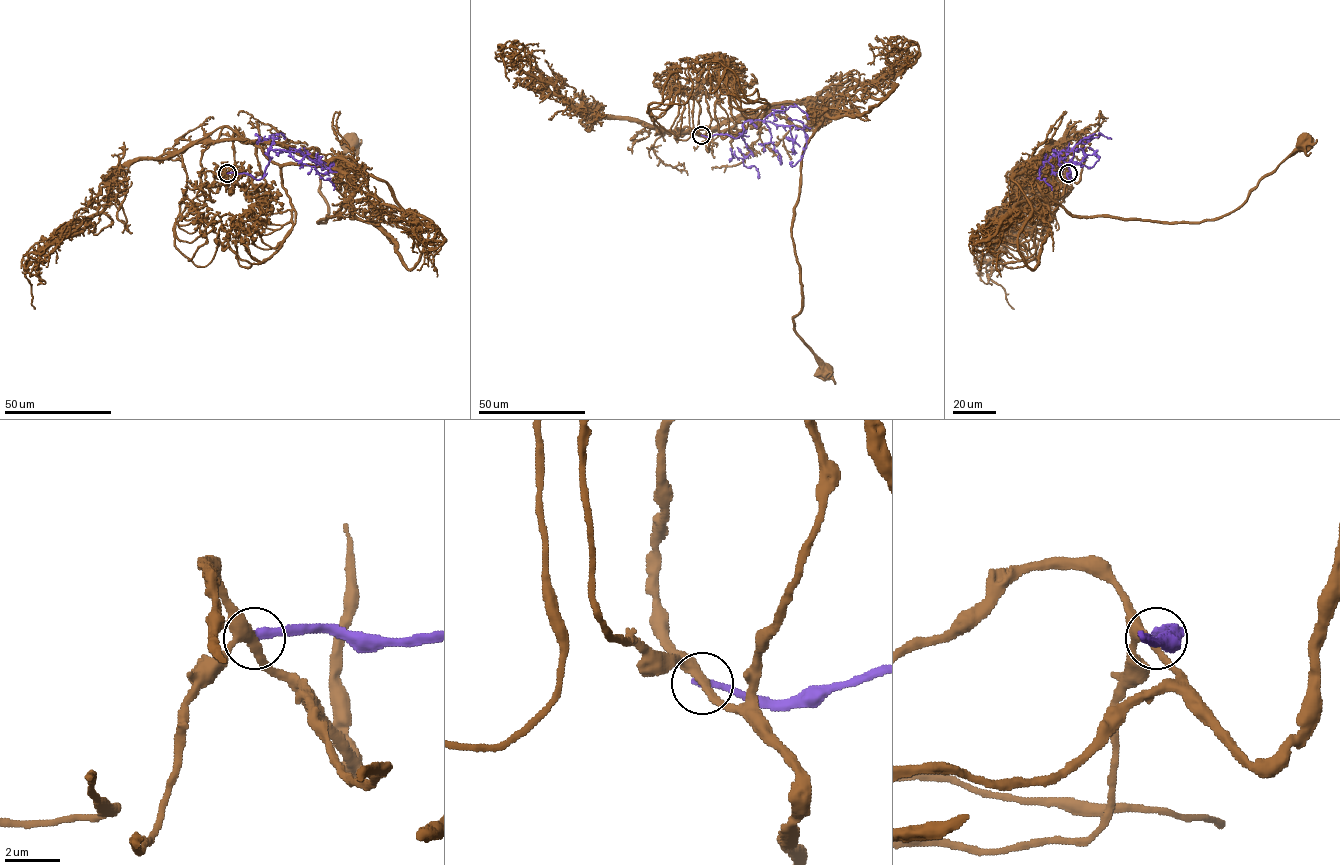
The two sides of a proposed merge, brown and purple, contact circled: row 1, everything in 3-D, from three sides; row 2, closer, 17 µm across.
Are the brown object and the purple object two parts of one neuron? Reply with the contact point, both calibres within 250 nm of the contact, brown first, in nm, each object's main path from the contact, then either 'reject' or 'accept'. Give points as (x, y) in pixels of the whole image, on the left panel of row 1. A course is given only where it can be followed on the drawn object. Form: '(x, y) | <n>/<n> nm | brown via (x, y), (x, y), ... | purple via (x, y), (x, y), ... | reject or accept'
(227, 173) | 280/280 nm | brown via (228, 173), (235, 183), (237, 131), (332, 163), (353, 190), (325, 222), (320, 178), (350, 142) | purple via (228, 173), (260, 178), (268, 151), (276, 149), (298, 150), (324, 168), (332, 165), (327, 167), (318, 155) | reject

